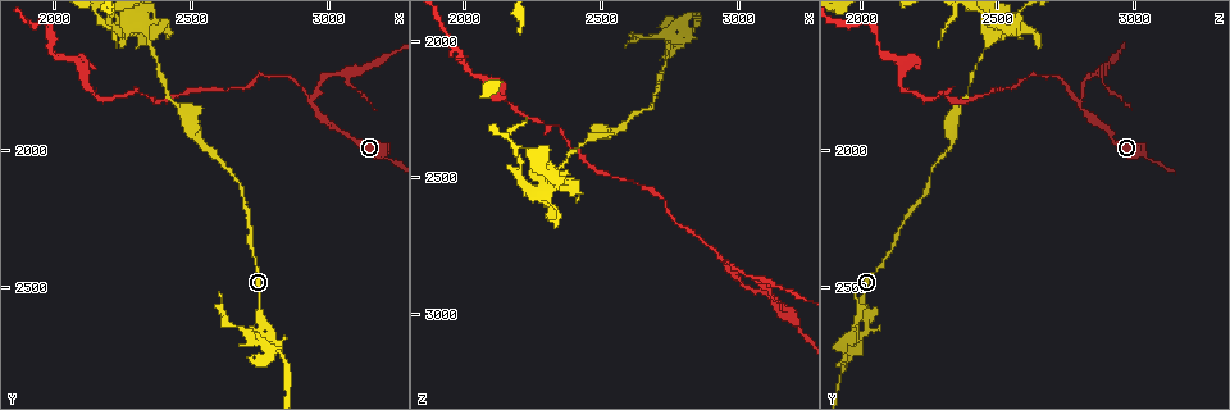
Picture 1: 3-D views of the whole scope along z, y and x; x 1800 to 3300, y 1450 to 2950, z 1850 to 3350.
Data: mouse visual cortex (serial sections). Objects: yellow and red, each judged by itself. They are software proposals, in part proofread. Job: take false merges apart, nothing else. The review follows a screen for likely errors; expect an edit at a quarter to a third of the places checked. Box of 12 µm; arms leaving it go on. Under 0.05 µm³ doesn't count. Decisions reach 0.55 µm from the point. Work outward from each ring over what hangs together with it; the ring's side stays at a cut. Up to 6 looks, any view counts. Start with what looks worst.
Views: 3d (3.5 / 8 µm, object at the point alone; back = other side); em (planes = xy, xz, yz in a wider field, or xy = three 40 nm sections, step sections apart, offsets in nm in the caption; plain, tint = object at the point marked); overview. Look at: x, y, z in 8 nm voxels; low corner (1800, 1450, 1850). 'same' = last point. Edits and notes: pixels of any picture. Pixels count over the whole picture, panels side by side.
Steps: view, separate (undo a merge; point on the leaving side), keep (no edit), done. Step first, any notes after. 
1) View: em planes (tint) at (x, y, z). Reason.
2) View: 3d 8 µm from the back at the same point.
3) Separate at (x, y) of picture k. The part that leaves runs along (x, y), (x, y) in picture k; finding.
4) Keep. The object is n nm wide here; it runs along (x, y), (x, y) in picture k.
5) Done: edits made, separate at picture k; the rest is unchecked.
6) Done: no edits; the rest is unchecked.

View: 3d 3.5 µm from the back at (2940, 1840, 2810). Three arms meet.

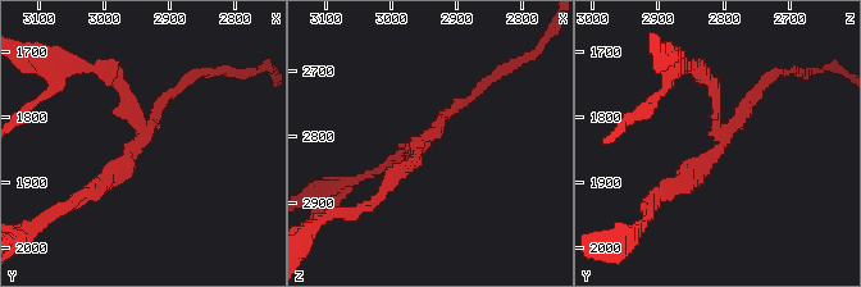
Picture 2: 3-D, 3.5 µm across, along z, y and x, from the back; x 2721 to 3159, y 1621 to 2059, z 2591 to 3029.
View: em xy step 5 (tint) at (2940, 1830, 2800).

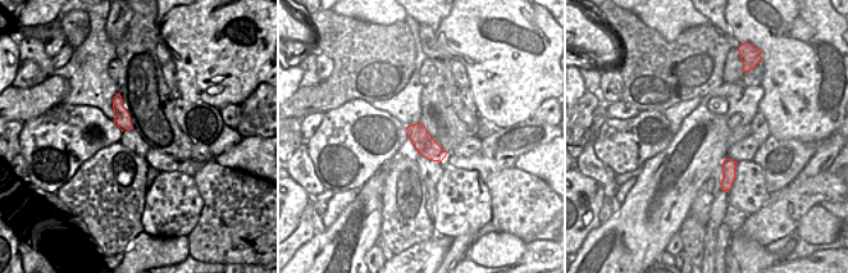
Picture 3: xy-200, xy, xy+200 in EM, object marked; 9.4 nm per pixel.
View: em xy step 3 (tint) at the same point.

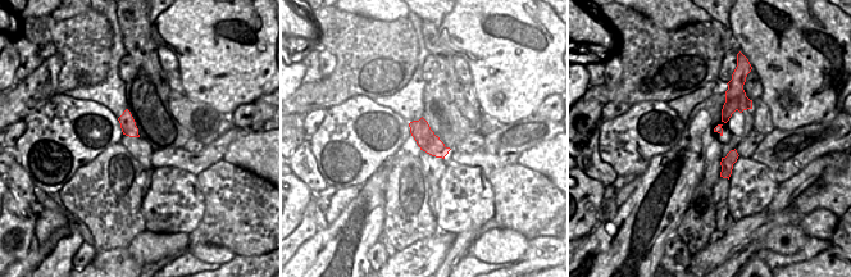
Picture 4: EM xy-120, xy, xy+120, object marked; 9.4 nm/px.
Separate at (713, 81) of picture 2. The part that leaves runs along (715, 126), (713, 82), (677, 67) in picture 2; a second cell is stuck on.

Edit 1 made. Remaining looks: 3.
View: 3d 3.5 µm at (2760, 2630, 2030). A fork.

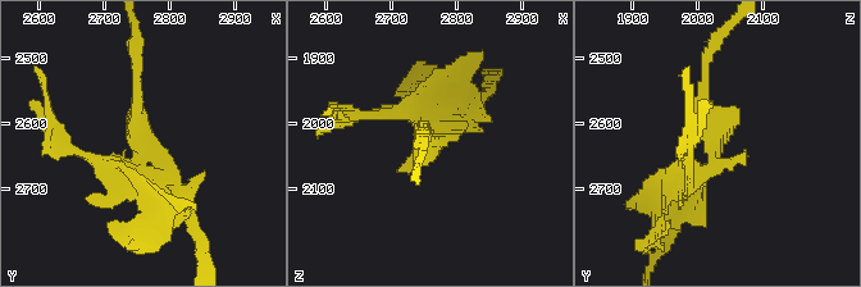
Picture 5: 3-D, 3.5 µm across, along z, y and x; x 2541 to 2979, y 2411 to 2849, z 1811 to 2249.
View: em xy step 2 (tint) at (2765, 2630, 2025). Now the EM.

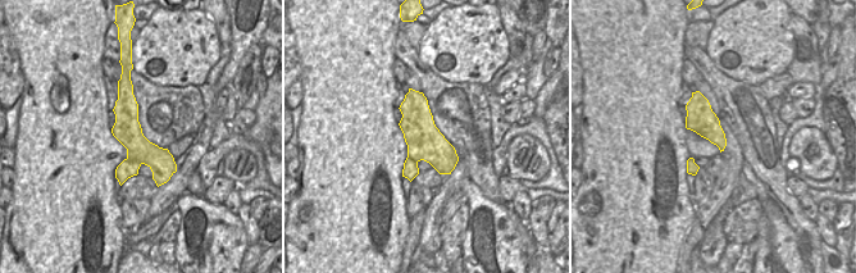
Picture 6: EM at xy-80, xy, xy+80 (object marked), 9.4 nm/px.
Separate at (141, 187) of picture 5. A border runs along (124, 159), (135, 159), (141, 163) in picture 6; two cells meet here.

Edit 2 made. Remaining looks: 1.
Done: edits made, separate at picture 2, separate at picture 5; the rest is unchecked.

